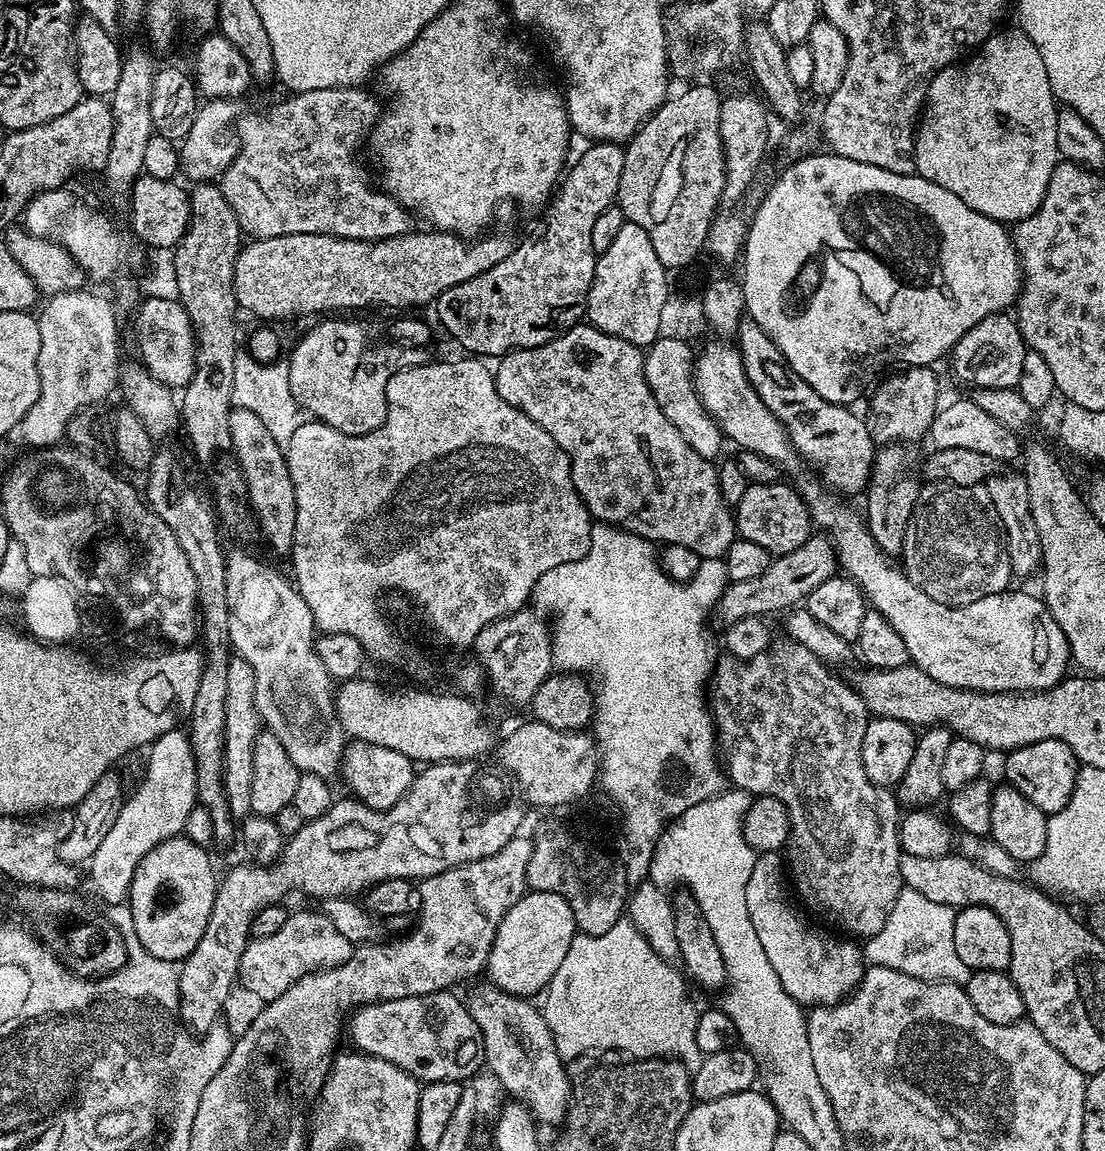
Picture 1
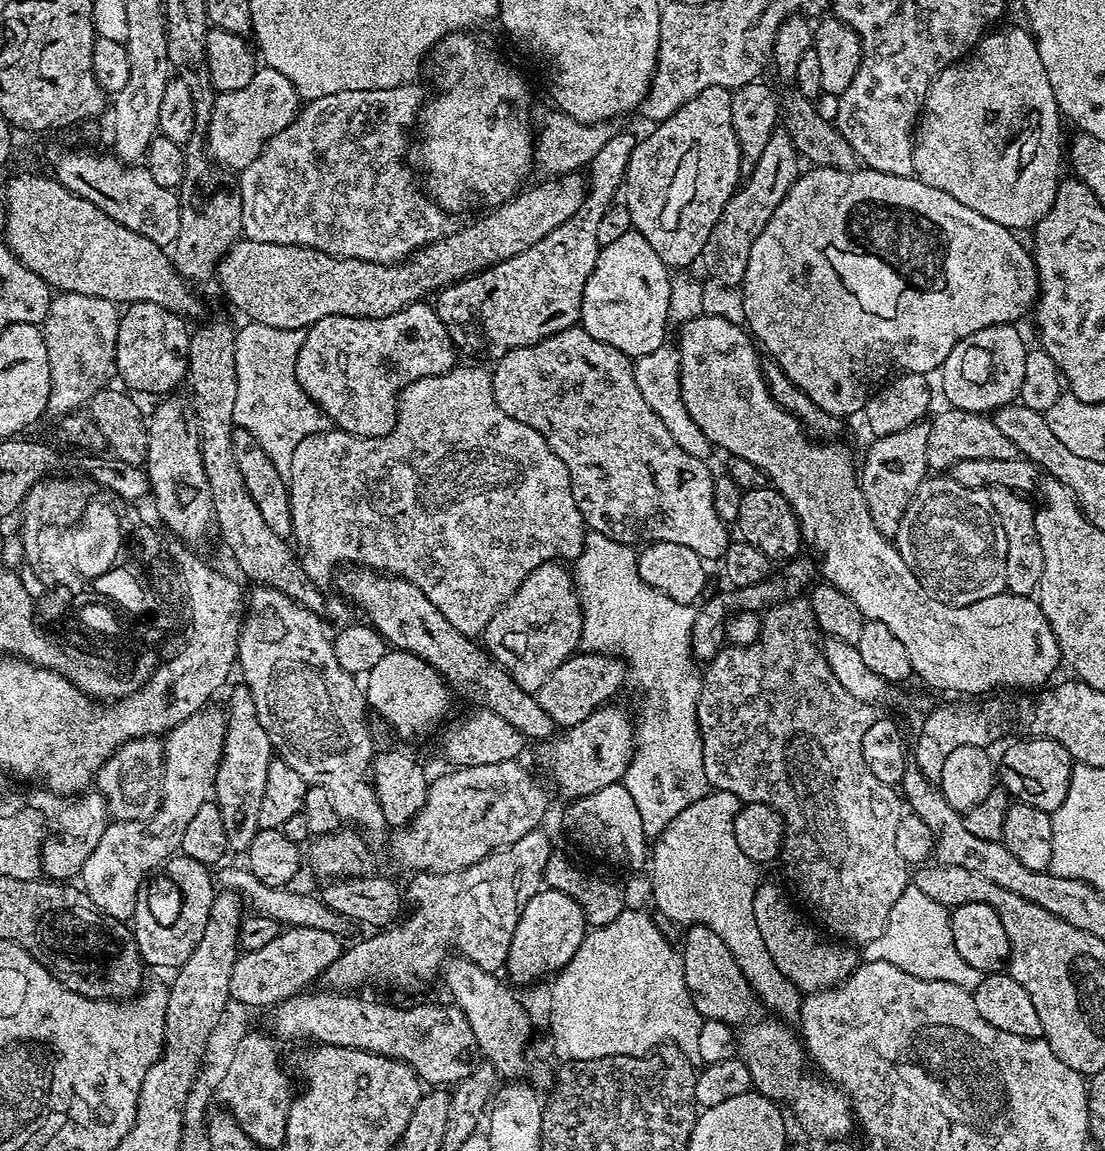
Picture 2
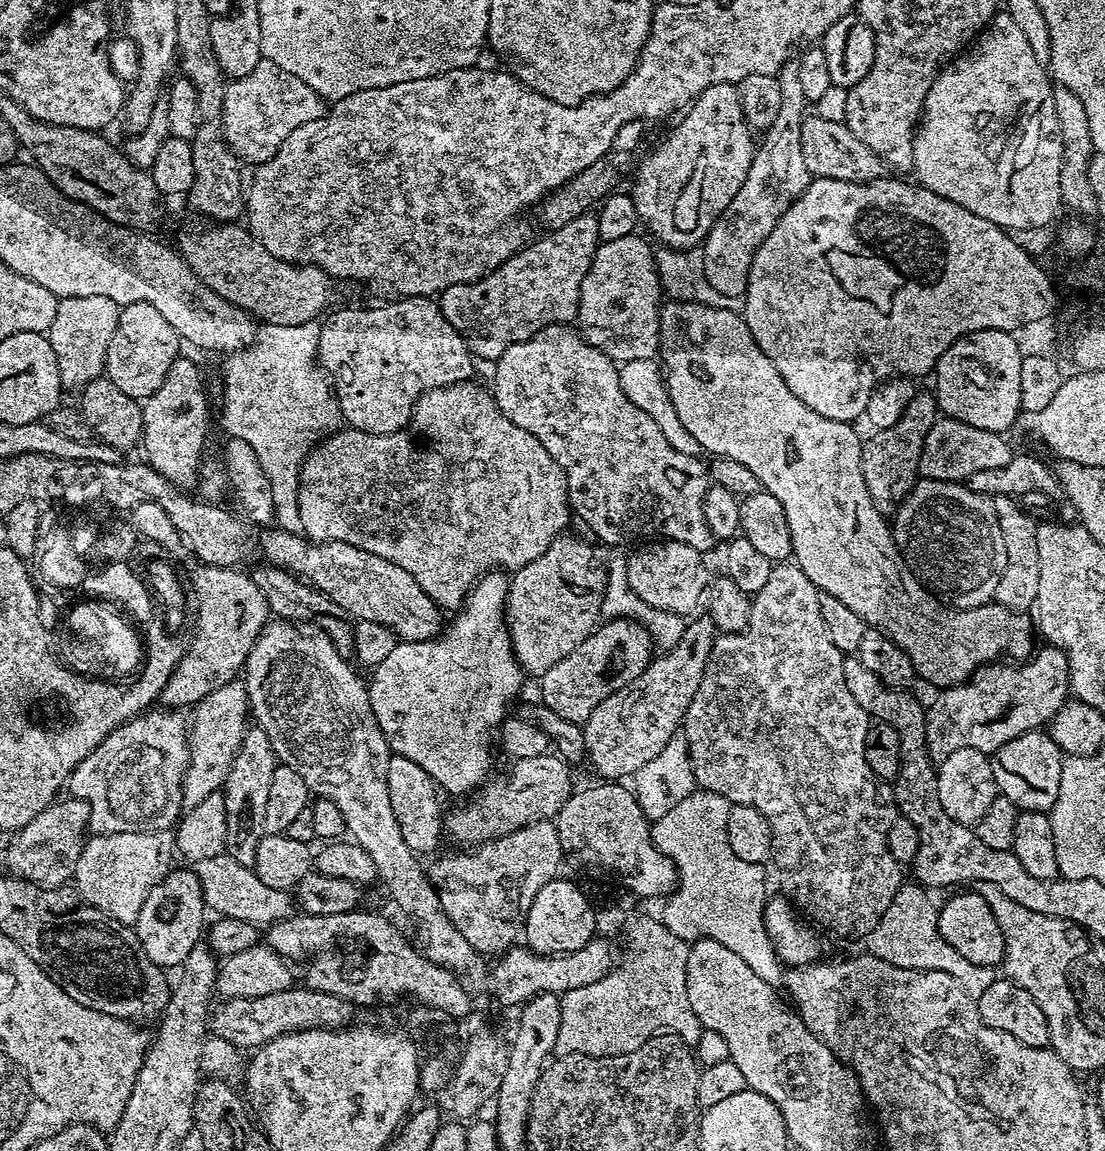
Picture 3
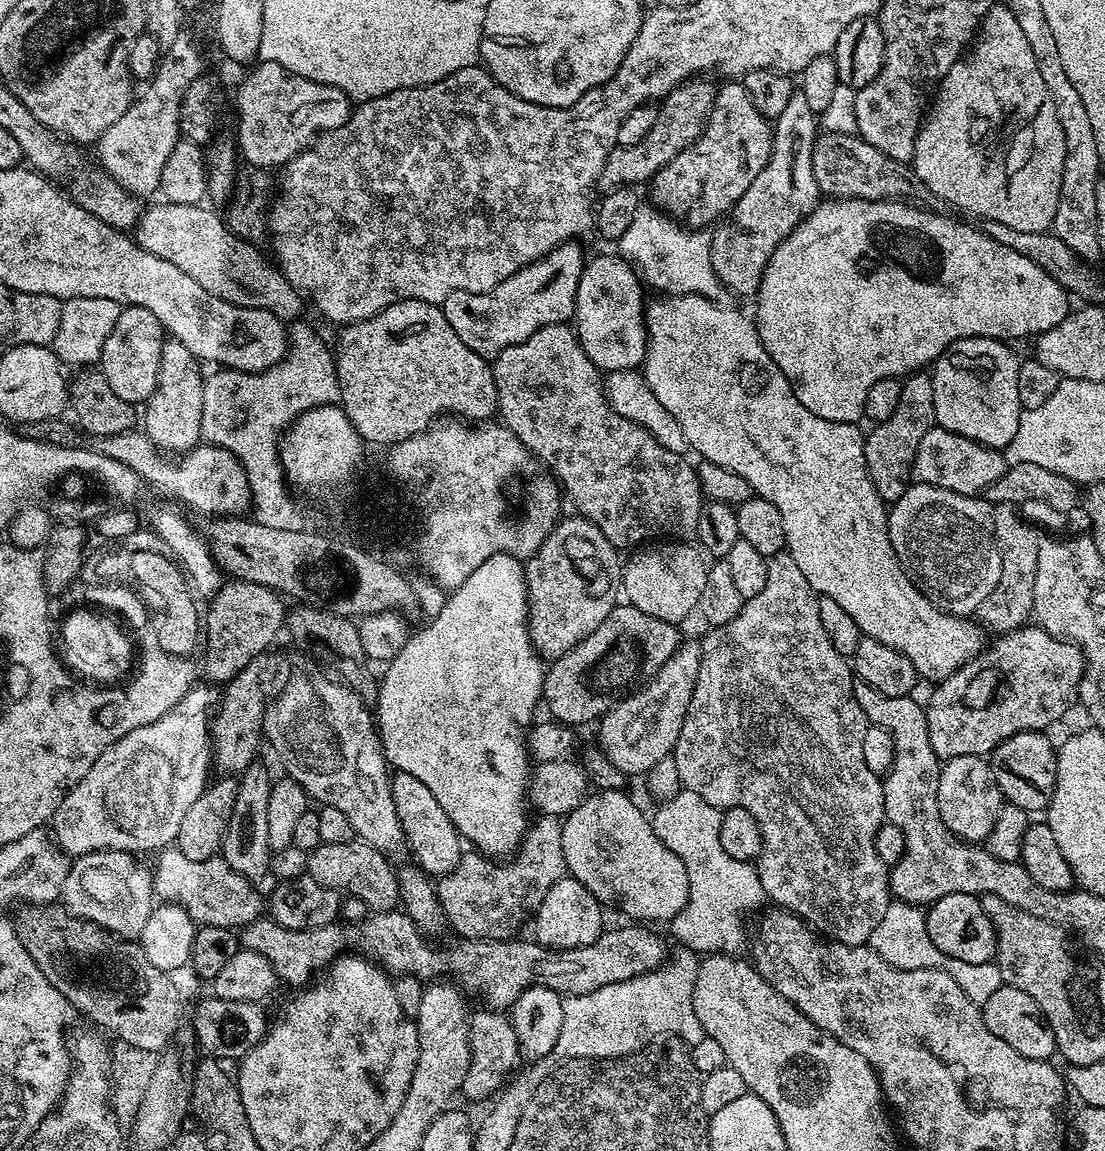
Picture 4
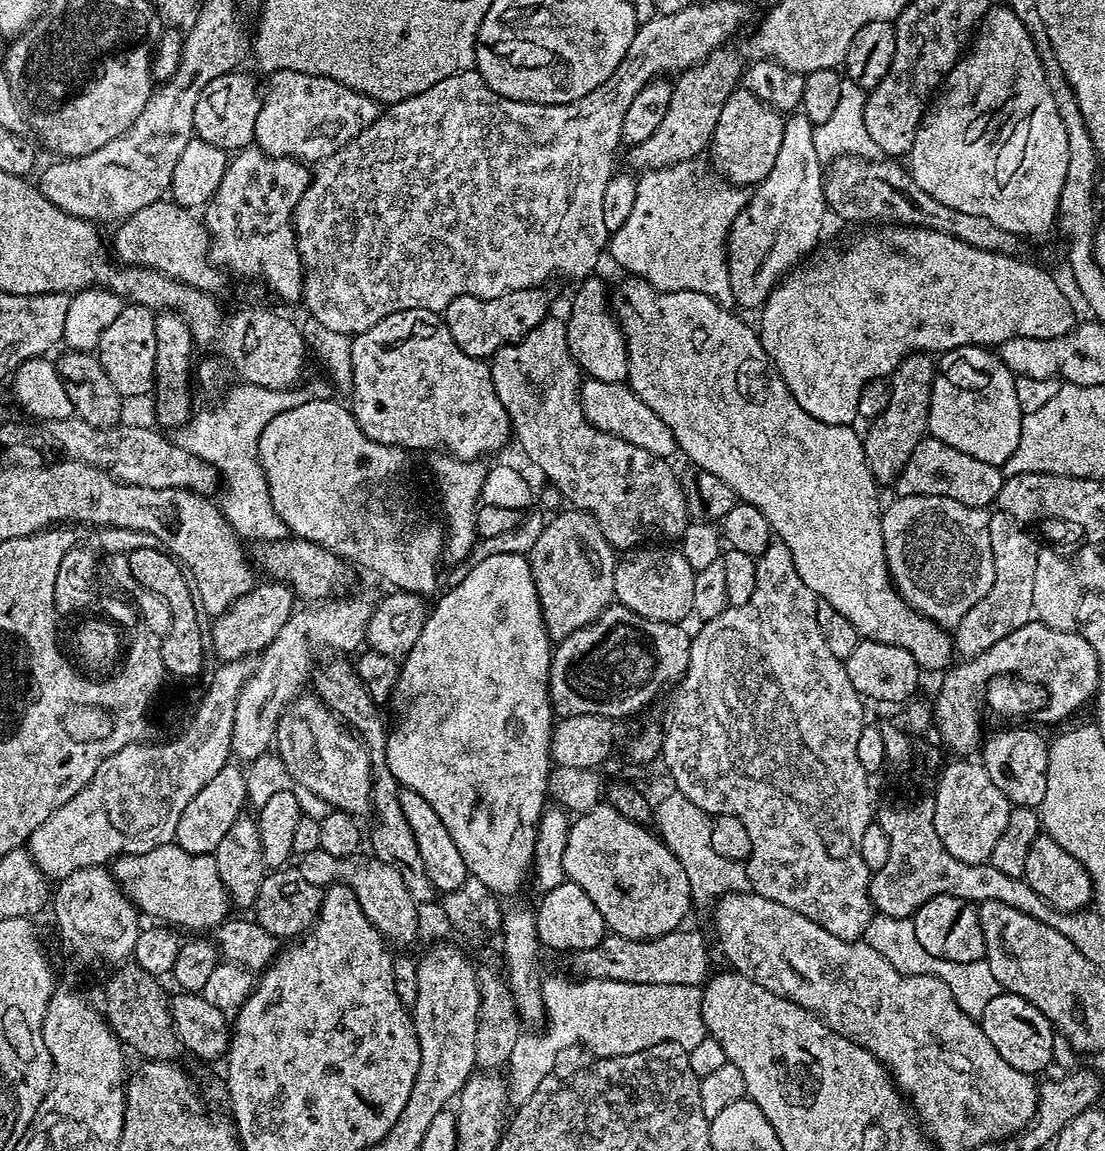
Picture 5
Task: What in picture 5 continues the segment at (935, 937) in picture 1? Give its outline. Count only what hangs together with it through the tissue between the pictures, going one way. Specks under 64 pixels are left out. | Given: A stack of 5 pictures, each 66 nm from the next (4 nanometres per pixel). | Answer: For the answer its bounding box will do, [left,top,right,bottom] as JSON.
[866,915,1002,1018]

